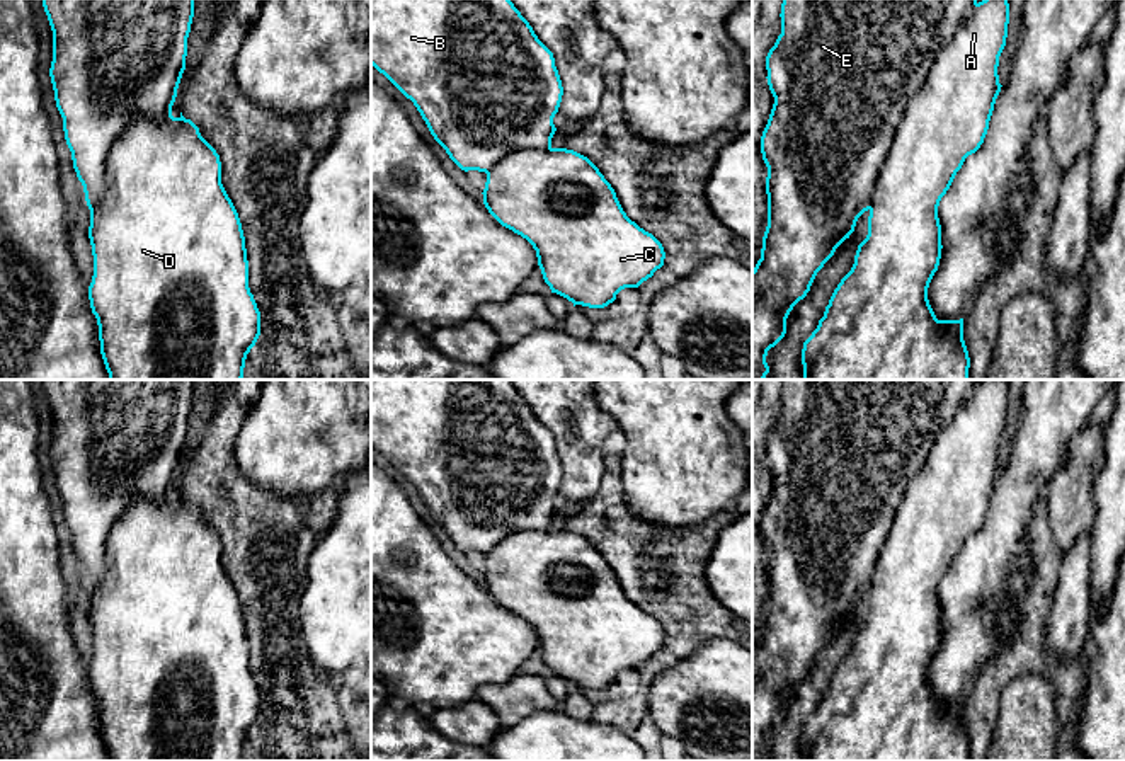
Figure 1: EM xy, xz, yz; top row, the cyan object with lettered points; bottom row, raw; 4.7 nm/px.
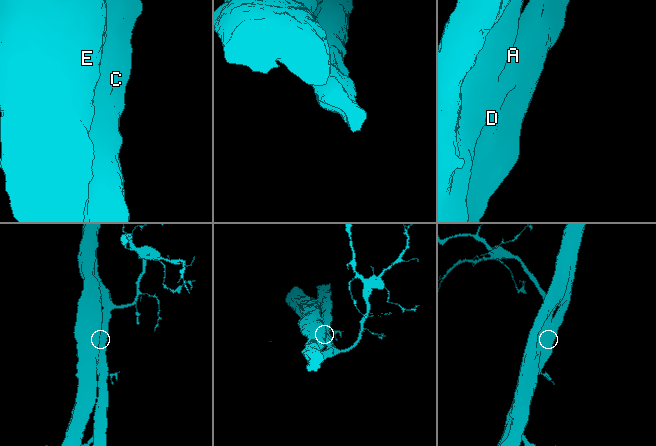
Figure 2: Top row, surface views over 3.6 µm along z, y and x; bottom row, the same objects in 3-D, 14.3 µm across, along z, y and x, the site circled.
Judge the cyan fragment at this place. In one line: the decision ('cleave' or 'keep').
keep

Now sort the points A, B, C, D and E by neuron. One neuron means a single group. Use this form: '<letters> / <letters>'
A B C D E

